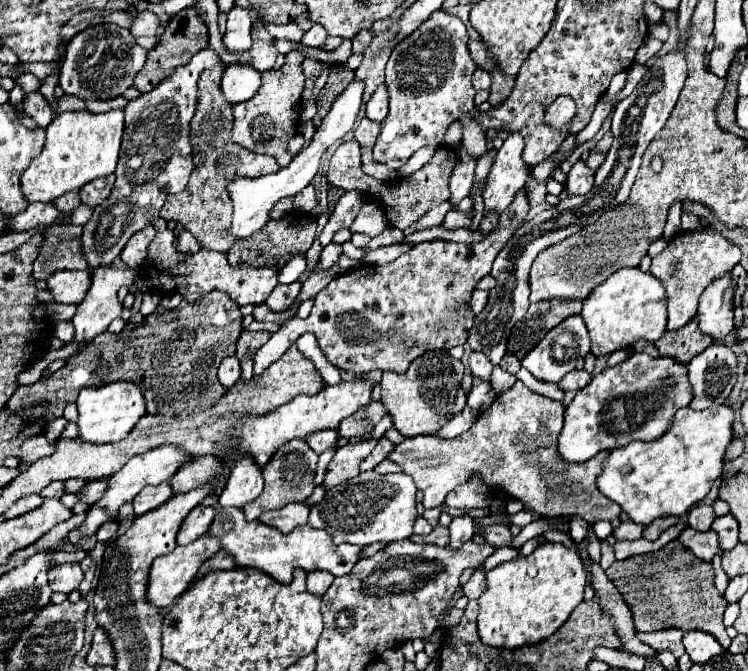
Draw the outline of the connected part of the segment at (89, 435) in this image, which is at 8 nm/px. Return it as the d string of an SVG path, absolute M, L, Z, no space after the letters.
M116 381L102 387L84 387L76 399L78 439L86 443L112 443L124 439L134 423L146 413L142 391L128 381Z

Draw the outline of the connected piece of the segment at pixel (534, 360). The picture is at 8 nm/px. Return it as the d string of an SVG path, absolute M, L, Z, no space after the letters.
M570 315L560 325L550 329L546 337L522 359L522 367L528 369L536 379L558 383L566 373L570 373L576 367L576 361L584 357L590 351L590 337L584 325L582 315Z

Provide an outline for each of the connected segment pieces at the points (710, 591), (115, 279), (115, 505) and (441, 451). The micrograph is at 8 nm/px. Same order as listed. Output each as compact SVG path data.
M676 539L664 545L660 551L614 561L606 569L608 579L616 583L618 591L624 597L624 603L634 615L636 631L658 631L670 627L682 631L700 629L714 635L718 643L728 649L732 639L726 635L726 627L722 623L722 613L728 603L718 593L708 573L714 573L712 563L700 561Z
M102 267L98 269L94 275L92 275L92 285L84 297L84 301L78 305L76 309L76 315L72 317L72 325L76 329L74 333L74 339L72 343L74 345L88 345L92 343L100 333L104 333L110 325L112 319L120 317L120 311L122 311L122 303L118 301L116 293L122 285L132 285L134 283L134 277L136 277L136 271L130 269L130 267L122 267L122 269L114 269L114 267Z
M156 447L156 449L150 449L146 453L134 455L118 473L114 473L108 479L108 489L104 491L102 499L96 501L94 505L90 505L90 509L86 511L86 519L80 523L80 527L76 527L74 531L70 531L70 535L64 541L70 543L70 545L80 545L82 541L86 541L92 535L96 535L98 527L102 523L114 519L114 515L118 513L118 509L124 503L130 503L142 491L142 487L146 487L146 485L158 485L158 483L166 481L170 475L174 475L174 471L178 471L178 467L182 467L182 463L186 463L186 459L190 459L190 457L182 449L176 449L176 447Z
M516 381L510 391L498 395L496 401L484 413L478 415L478 421L466 433L462 433L454 439L440 439L436 435L406 437L402 443L398 443L388 453L388 459L392 463L400 465L402 471L414 479L416 487L424 493L422 505L426 509L440 507L444 503L444 497L476 471L484 477L484 481L490 487L504 489L506 493L510 493L512 499L518 499L524 505L524 511L528 511L528 513L538 513L540 517L546 517L546 519L582 515L588 523L596 523L602 519L612 521L620 515L622 509L618 503L604 497L596 485L596 479L602 473L602 465L608 459L608 451L600 451L594 459L590 459L586 463L562 461L556 451L556 439L562 429L562 415L564 415L564 405L560 401L538 395L538 393L530 391L522 381Z

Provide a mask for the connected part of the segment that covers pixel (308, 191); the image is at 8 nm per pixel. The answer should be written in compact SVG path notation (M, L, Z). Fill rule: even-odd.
M308 185L300 193L294 195L294 209L298 211L312 211L316 207L316 197L314 197L314 187Z

